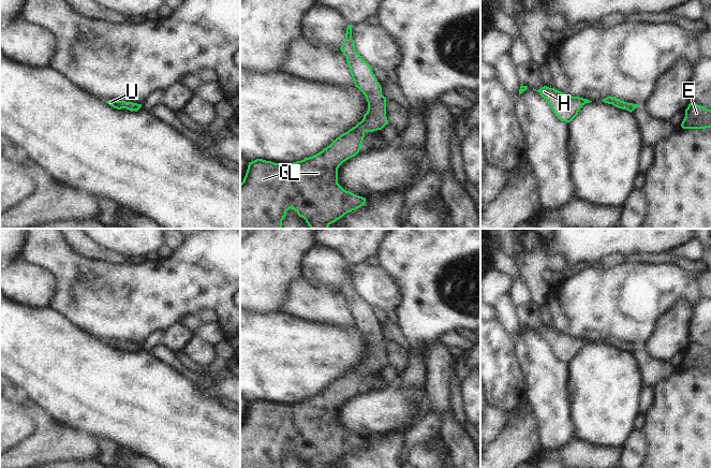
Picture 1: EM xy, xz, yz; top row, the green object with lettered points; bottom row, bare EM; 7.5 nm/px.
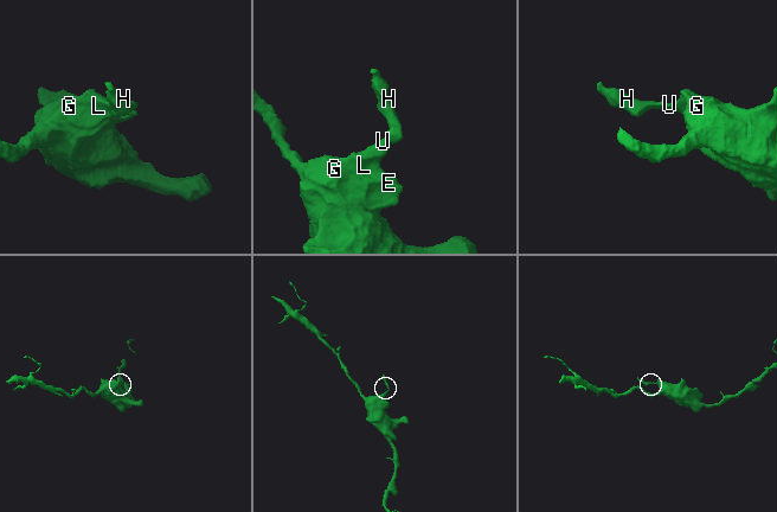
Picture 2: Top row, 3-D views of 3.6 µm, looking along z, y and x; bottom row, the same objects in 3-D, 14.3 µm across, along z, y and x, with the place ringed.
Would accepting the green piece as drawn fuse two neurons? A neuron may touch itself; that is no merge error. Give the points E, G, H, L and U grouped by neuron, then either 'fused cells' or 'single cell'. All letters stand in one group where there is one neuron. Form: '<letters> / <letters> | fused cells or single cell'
E G H L U | single cell

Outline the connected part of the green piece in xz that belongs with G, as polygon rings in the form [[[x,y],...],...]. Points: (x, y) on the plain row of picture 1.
[[[347,265],[340,290],[346,298],[355,326],[366,337],[367,353],[360,363],[312,397],[293,404],[275,404],[263,399],[249,403],[240,424],[240,468],[282,468],[282,460],[290,449],[303,458],[310,468],[328,468],[347,453],[365,445],[366,438],[346,432],[338,424],[338,409],[359,393],[366,372],[382,370],[388,365],[387,340],[382,335],[372,307],[355,290],[352,266]]]

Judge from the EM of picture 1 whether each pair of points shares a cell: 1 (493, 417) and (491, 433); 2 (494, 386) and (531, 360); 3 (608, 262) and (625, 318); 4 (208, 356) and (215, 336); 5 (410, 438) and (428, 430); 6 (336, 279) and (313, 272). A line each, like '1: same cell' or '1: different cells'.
1: same cell
2: different cells
3: different cells
4: different cells
5: same cell
6: same cell

